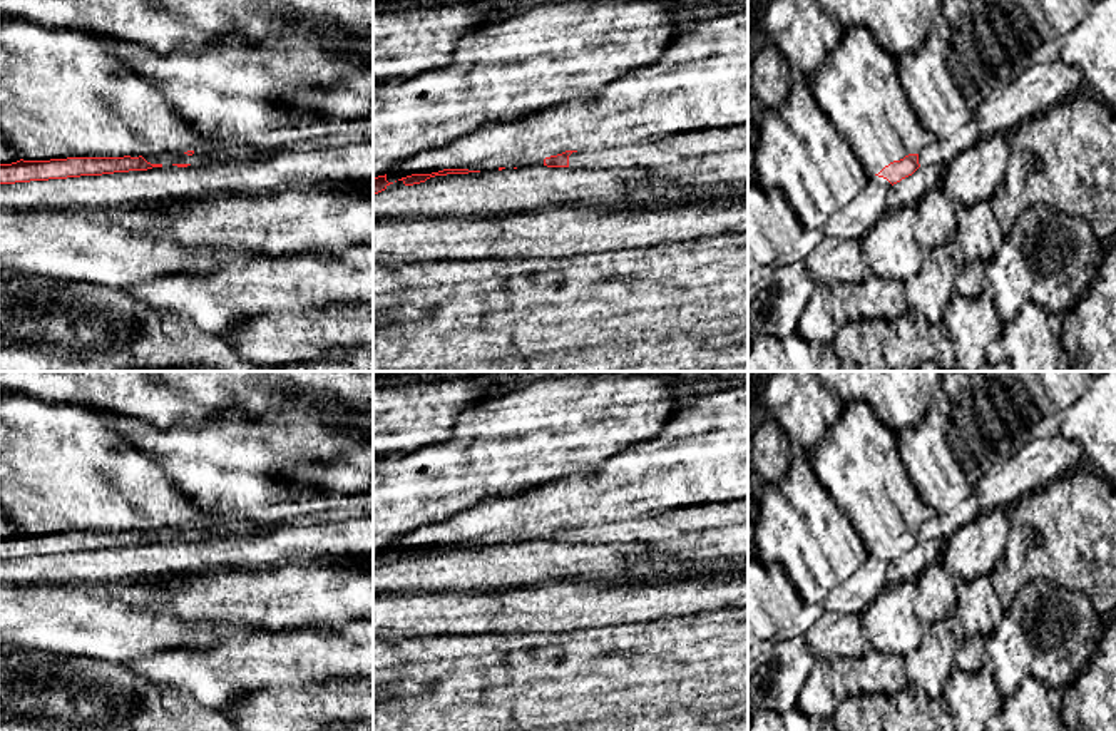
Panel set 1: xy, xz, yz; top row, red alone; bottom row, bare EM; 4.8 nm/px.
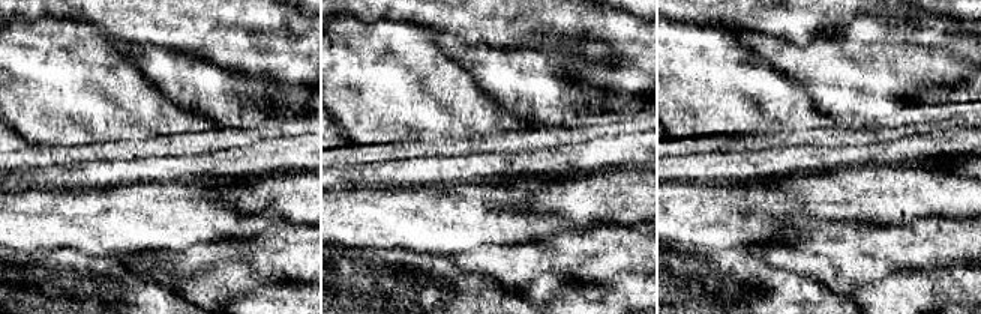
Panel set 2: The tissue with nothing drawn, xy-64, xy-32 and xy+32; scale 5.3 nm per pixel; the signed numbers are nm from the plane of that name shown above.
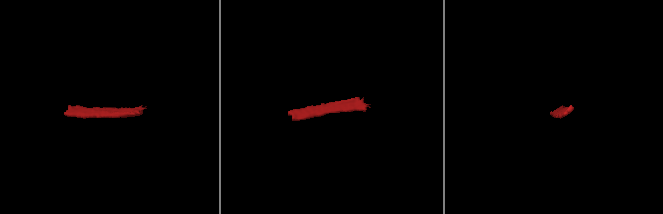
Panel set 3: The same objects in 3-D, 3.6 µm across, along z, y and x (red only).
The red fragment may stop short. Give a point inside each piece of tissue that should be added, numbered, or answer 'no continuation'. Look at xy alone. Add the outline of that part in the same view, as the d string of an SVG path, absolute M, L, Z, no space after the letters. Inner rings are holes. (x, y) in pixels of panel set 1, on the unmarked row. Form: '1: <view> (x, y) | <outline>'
no continuation

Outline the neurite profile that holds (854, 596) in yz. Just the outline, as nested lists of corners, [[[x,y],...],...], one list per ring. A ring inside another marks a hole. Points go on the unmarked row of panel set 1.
[[[868,559],[825,599],[825,609],[838,614],[862,614],[888,587],[888,562]]]

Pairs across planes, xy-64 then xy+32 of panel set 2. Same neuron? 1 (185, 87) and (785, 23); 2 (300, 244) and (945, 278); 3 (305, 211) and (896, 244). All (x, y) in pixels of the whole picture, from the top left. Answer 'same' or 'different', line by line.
1: different
2: different
3: different

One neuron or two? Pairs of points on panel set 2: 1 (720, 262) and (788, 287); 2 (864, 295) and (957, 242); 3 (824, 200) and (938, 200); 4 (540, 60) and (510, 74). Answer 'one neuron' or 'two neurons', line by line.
1: one neuron
2: two neurons
3: one neuron
4: one neuron

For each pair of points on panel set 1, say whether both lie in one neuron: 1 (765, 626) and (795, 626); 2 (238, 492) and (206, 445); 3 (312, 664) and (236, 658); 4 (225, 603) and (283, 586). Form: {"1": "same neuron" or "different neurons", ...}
{"1": "different neurons", "2": "same neuron", "3": "same neuron", "4": "same neuron"}

